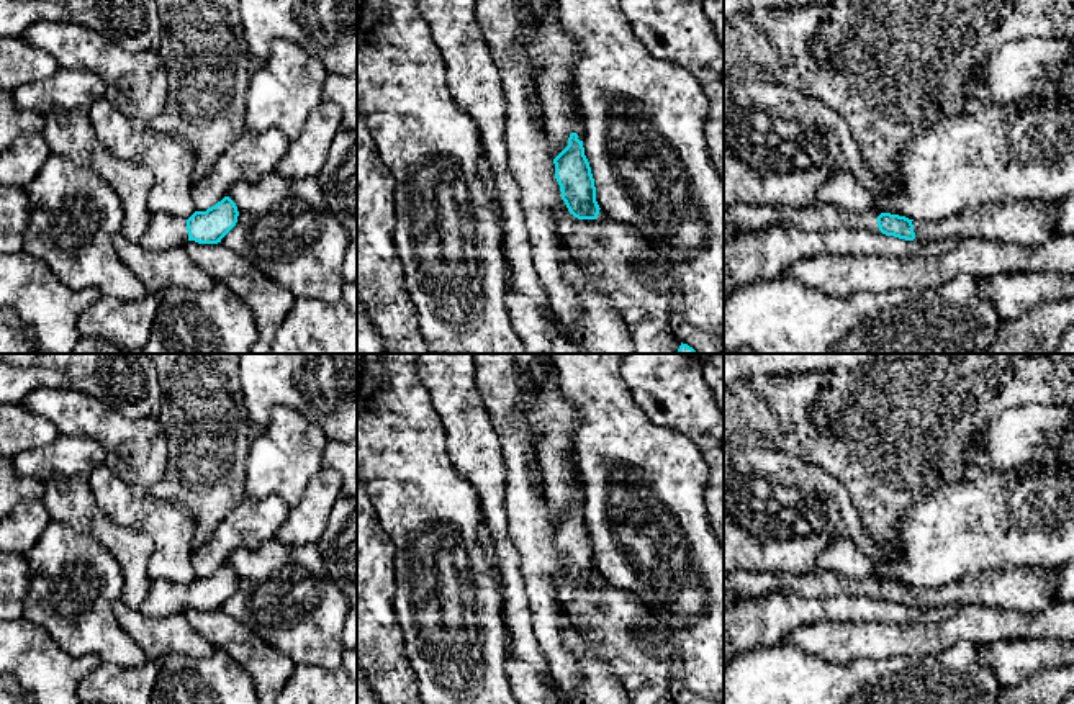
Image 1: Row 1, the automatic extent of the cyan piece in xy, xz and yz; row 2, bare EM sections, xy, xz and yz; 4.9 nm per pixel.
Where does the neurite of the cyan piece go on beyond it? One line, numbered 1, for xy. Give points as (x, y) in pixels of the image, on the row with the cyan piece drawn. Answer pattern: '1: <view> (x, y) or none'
1: xy (164, 231)

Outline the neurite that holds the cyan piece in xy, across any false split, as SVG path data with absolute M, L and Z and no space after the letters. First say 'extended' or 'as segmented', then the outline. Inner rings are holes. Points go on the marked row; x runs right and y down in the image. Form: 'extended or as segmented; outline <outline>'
extended; outline M224 196L206 211L195 211L188 219L156 213L139 244L149 252L182 247L185 241L218 244L236 226L237 216L237 206L229 196Z

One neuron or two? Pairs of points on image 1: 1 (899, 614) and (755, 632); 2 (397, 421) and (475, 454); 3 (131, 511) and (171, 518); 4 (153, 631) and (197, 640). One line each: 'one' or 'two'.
1: one
2: two
3: one
4: one

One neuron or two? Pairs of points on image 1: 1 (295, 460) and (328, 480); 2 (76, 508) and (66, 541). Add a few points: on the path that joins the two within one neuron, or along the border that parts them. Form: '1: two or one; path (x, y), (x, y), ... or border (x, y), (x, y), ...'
1: two; border (323, 467), (310, 480), (295, 505)
2: two; border (53, 519), (95, 537)

